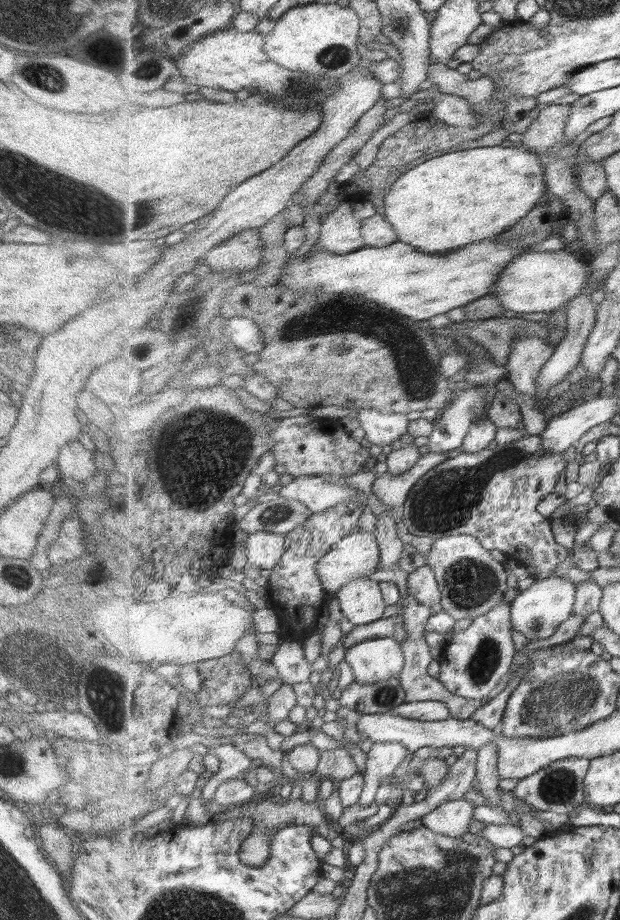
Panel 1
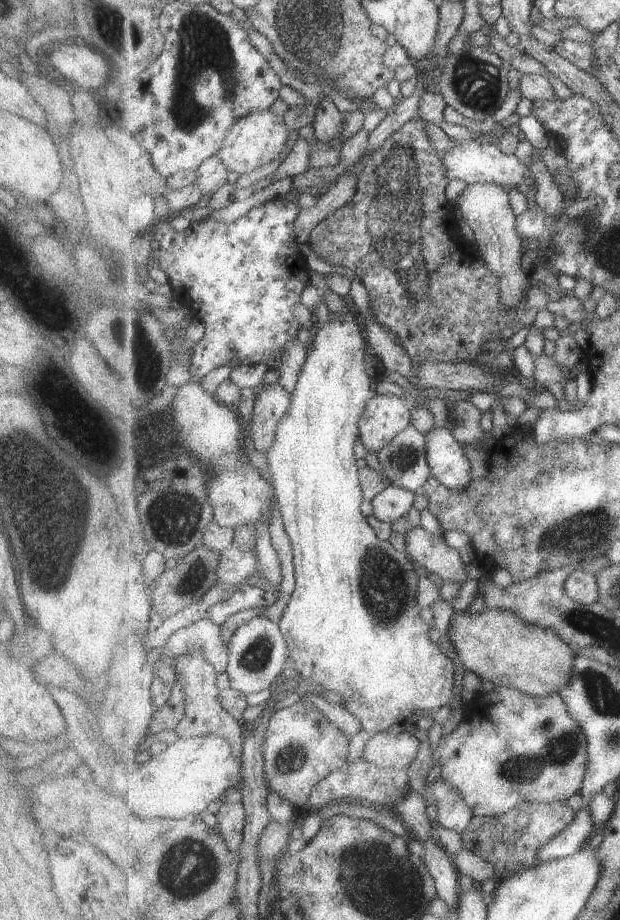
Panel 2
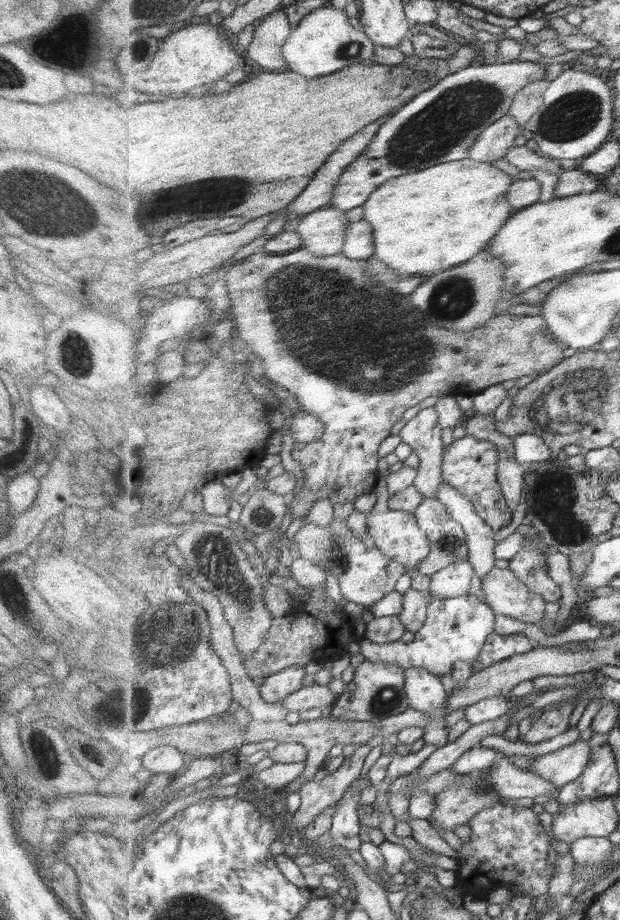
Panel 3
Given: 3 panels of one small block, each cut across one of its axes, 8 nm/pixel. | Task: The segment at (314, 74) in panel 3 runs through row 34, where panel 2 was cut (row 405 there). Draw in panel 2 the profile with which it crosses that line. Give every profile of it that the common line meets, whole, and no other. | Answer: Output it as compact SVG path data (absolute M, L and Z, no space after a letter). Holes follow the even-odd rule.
M330 312L330 321L322 327L312 328L309 352L305 359L303 370L297 388L292 392L292 401L289 412L279 423L274 445L268 450L267 456L267 476L273 481L275 498L282 516L282 522L289 536L293 552L293 565L295 572L295 588L290 600L284 608L279 626L286 643L290 650L296 671L300 678L311 684L319 684L323 690L331 690L338 693L343 699L341 704L348 712L353 714L360 723L360 730L364 730L370 736L377 732L386 731L401 718L413 718L419 706L435 704L435 706L451 706L453 694L457 688L457 663L451 658L447 658L441 652L441 646L435 644L429 638L429 625L421 618L421 608L418 599L418 584L420 583L419 574L415 570L412 560L407 558L407 552L398 550L389 541L381 540L377 531L369 524L368 518L363 516L361 506L363 506L363 488L359 484L359 466L355 458L355 444L360 439L360 422L363 418L365 409L369 401L376 395L373 390L373 379L367 374L367 354L371 351L367 346L365 330L361 319L355 313L345 313L339 315L337 312Z

